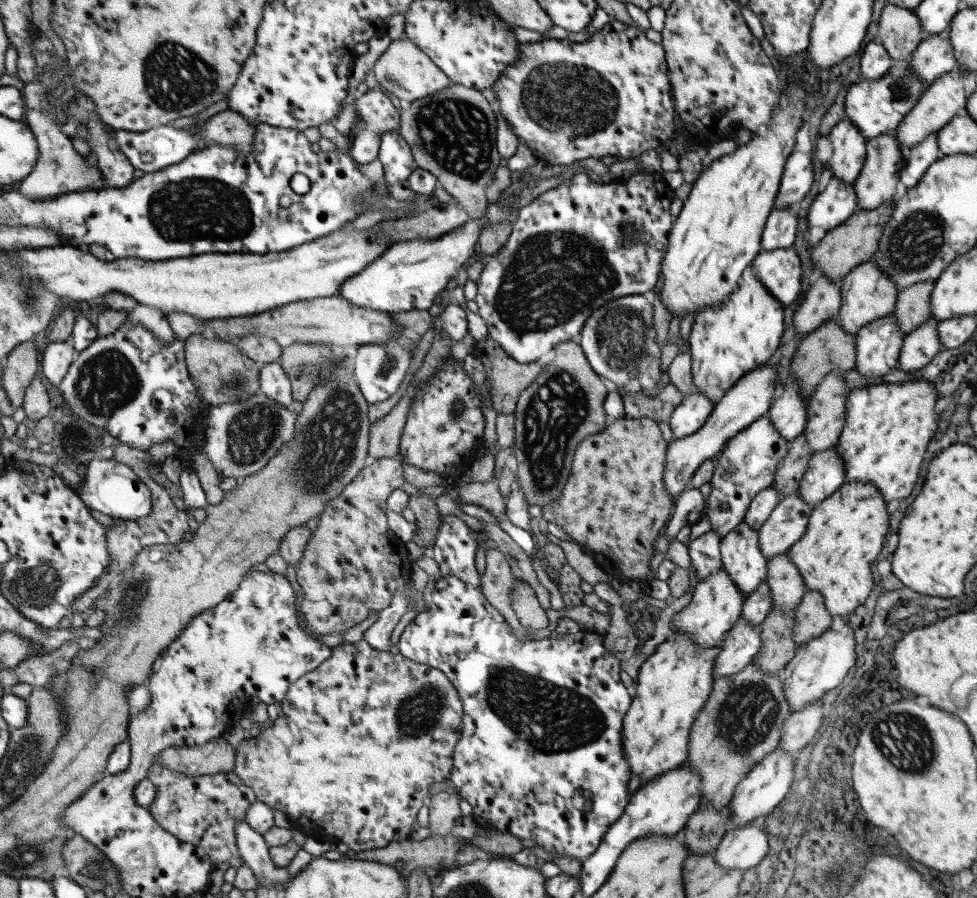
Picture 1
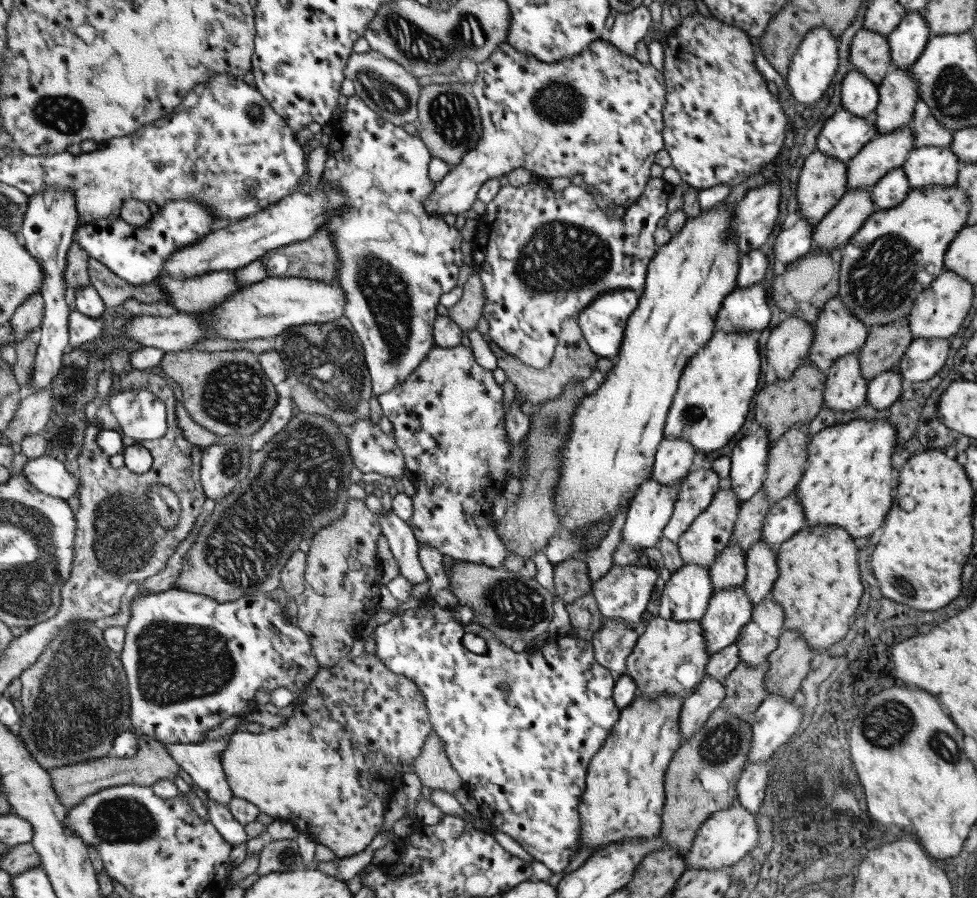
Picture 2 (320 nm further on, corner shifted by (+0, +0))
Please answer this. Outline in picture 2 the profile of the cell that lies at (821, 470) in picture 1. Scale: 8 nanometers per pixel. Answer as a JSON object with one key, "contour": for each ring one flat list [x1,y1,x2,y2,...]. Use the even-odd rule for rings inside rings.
{"contour":[[791,492,788,496,771,503,761,525,760,540,771,551,806,526,801,505]]}

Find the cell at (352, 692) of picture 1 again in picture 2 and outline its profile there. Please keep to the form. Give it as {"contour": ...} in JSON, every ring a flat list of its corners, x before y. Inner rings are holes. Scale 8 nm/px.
{"contour":[[362,653,353,658,348,658,348,656,341,658,331,667,319,666,314,675,315,682,311,678,311,684,307,684,297,701,292,702,292,715,287,717,288,719,283,725,256,734,239,730,231,733,228,736,226,748,220,752,220,763,227,786,233,797,254,804,260,812,267,814,267,816,288,821,297,833,305,834,315,844,323,844,323,846,329,848,336,859,347,858,367,848,371,839,379,832,389,796,402,784,402,774,414,772,413,759,420,753,421,747,432,730,432,726,424,705,425,699,419,693,416,684,406,676,389,672,374,654,363,655],[333,722,335,722,335,726,333,726],[329,726,333,730,329,730],[335,734,337,734,337,756,339,758,335,758,335,746,333,746],[351,754,353,754,353,762,351,762]]}

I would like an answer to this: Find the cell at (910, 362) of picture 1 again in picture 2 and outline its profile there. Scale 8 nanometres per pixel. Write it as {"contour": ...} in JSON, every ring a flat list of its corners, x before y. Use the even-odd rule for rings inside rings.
{"contour":[[891,366,889,371,885,371,877,376,873,376,872,379,868,381,866,386,865,403,875,410,883,410,884,408,889,408,889,406,891,406,891,404,897,400,903,385,904,382,900,377,896,366]]}

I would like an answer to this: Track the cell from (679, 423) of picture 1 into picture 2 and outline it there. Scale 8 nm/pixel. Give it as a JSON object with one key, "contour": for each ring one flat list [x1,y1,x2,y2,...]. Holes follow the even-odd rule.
{"contour":[[663,436,654,454,650,478,659,484,680,484,689,472,694,452,680,436]]}

